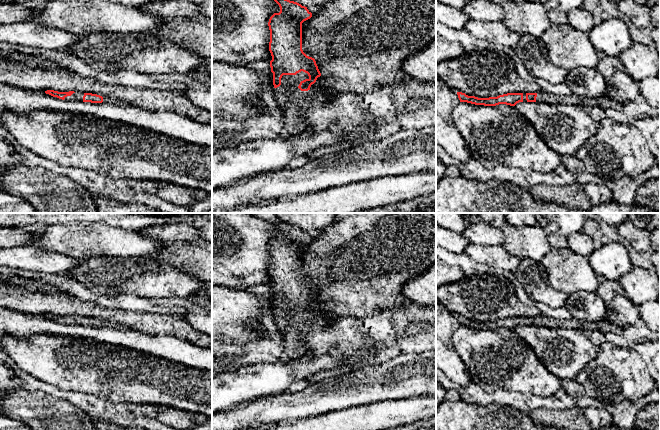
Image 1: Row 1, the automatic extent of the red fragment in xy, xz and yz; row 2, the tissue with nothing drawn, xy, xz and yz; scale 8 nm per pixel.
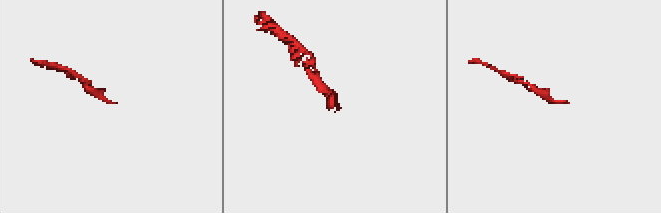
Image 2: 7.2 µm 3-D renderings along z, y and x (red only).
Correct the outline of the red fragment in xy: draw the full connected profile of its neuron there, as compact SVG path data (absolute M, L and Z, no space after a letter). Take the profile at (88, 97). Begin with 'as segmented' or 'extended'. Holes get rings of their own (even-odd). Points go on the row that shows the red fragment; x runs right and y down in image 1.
extended | M47 90L45 91L45 93L66 101L83 101L83 102L91 102L91 103L103 102L102 96L92 93L82 93L82 92L74 92L74 91L58 92L54 90Z

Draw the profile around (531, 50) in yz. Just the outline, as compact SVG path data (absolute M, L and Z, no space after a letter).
M530 34L521 35L514 50L532 76L544 79L552 84L565 82L567 71L557 67L550 60L541 38Z

